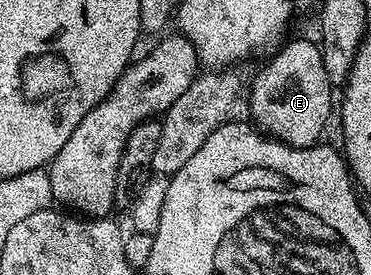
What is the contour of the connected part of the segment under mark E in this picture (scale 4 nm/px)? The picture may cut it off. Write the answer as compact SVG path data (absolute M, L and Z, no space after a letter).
M311 39L293 40L285 44L269 60L269 65L253 80L253 89L248 89L247 104L252 123L264 135L290 144L292 148L309 148L318 143L325 132L329 111L334 111L335 88L329 83L323 68L323 58L318 45Z

